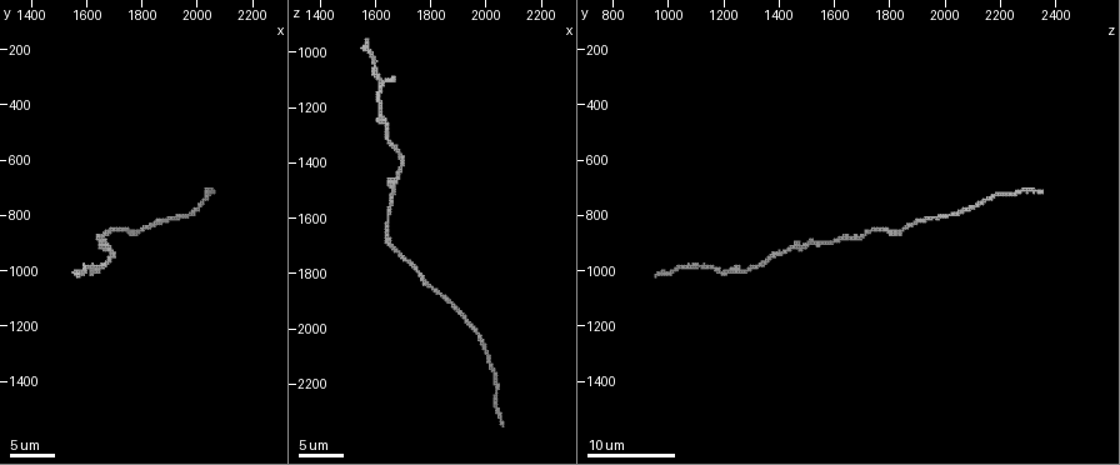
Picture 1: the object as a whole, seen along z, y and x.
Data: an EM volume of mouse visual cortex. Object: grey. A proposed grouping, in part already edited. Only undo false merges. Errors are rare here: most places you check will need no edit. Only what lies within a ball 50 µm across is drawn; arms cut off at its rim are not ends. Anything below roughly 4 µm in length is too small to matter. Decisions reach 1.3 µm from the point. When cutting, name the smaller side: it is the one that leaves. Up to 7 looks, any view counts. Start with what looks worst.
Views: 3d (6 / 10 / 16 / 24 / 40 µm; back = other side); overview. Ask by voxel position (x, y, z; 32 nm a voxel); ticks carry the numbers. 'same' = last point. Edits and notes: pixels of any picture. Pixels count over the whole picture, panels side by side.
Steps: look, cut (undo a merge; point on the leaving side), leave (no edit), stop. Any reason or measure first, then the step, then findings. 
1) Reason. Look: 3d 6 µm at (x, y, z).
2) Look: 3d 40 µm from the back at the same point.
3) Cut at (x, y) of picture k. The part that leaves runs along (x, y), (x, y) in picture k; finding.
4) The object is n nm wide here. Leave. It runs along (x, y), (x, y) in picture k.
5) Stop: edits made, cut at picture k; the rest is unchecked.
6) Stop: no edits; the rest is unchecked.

Look: 3d 6 µm at (1630, 1010, 1280).

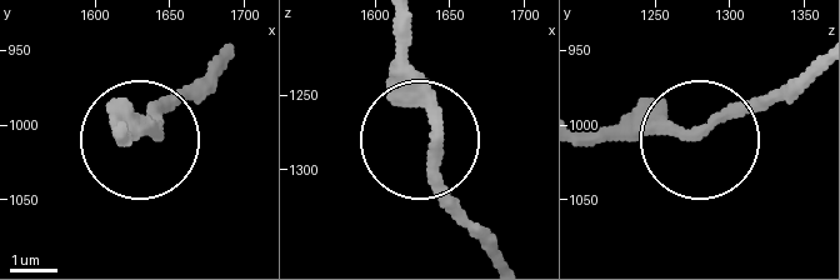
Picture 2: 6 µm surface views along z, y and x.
Leave. Continuous, no second neuron.

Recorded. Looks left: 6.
Look: 3d 10 µm at (1660, 880, 1700).

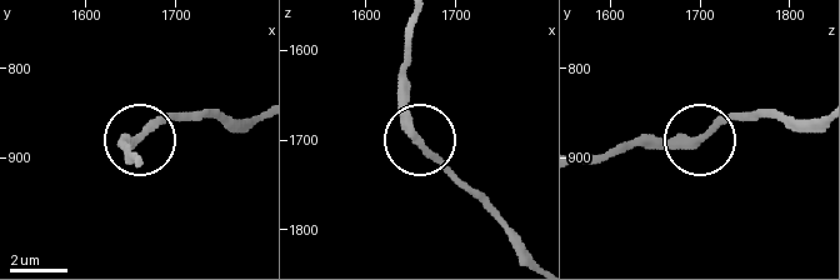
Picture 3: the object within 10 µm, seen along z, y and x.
Leave. One neuron here.

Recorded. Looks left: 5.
Sudden change in width. Look: 3d 10 µm at (1690, 920, 1450).

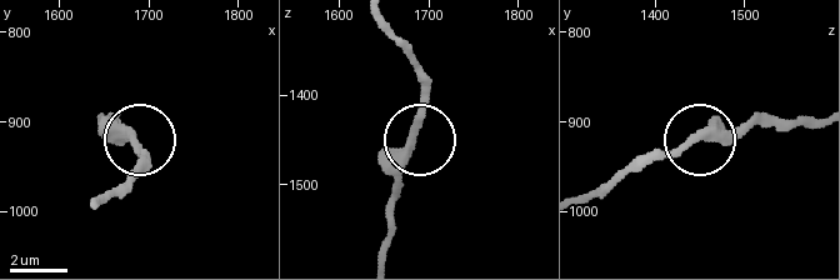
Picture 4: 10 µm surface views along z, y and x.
Leave. It runs along (380, 254), (394, 168), (414, 140), (428, 85) in picture 4; all the same neuron.

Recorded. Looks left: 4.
Stop: no edits; the rest is unchecked.

